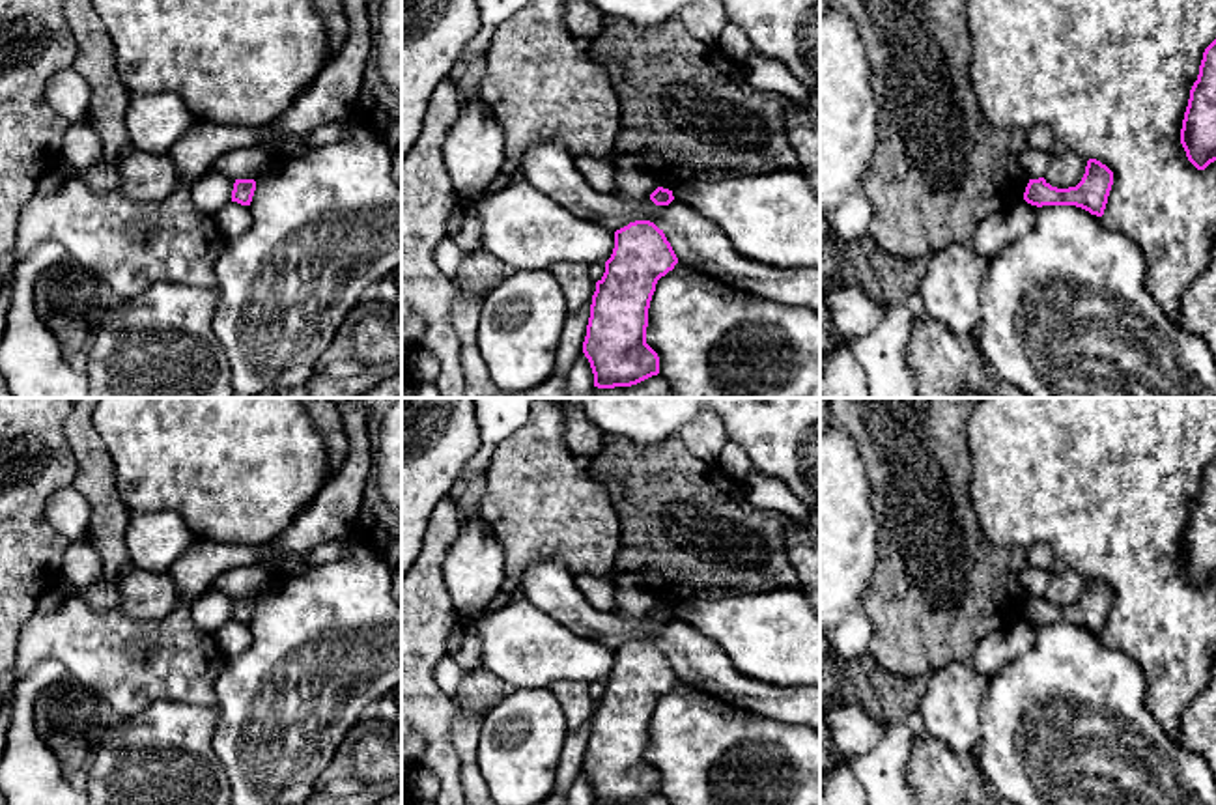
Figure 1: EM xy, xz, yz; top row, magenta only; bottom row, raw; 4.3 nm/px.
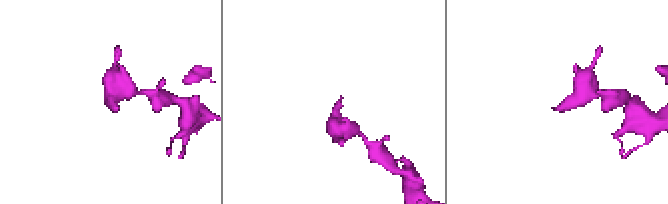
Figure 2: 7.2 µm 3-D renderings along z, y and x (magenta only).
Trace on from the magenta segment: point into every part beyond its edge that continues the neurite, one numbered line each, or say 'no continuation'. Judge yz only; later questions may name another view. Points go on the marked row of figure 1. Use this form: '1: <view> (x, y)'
no continuation

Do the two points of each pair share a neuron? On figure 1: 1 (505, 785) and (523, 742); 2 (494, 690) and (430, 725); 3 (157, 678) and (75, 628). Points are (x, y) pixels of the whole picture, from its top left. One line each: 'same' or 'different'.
1: same
2: different
3: same

